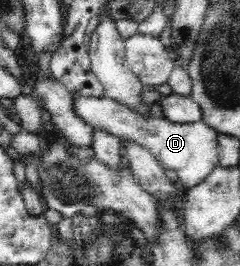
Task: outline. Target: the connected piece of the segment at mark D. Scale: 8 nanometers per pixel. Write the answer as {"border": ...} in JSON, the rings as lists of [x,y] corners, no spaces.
{"border":[[[75,97],[74,108],[91,127],[147,148],[163,170],[177,172],[184,190],[204,181],[218,166],[218,133],[202,119],[195,123],[170,122],[165,117],[142,115],[132,107],[109,98]]]}

